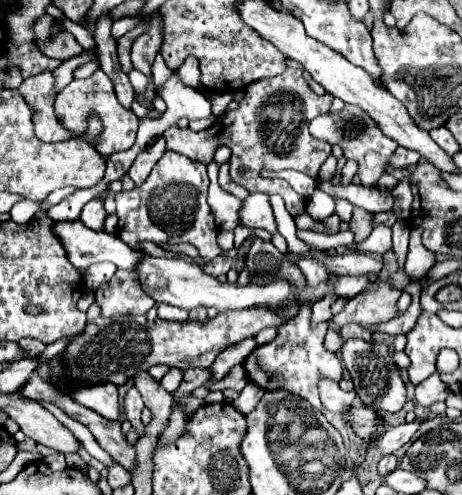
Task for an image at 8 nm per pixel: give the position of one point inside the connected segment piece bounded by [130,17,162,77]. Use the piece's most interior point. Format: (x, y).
(144, 50)

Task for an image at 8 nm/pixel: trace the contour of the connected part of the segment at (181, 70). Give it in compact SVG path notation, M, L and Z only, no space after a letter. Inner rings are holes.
M188 57L176 71L176 75L180 77L180 81L188 87L194 87L194 89L202 89L202 83L200 83L200 69L198 69L198 61L196 57Z

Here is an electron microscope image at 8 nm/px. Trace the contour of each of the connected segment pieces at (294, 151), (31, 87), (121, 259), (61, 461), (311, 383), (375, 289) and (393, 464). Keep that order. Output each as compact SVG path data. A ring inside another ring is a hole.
M284 69L284 73L272 79L260 79L256 83L250 83L238 107L228 115L222 115L218 121L214 121L212 127L200 133L194 133L190 129L178 129L176 125L172 125L164 133L166 151L180 151L190 159L198 159L200 163L208 165L218 145L232 147L230 177L242 187L246 179L238 177L240 167L256 173L262 169L270 169L270 171L296 169L296 171L306 171L316 179L320 165L328 159L328 155L332 155L332 145L314 139L308 133L308 125L314 117L330 111L332 99L334 97L328 93L316 95L310 89L310 85L304 81L300 69ZM298 113L302 113L302 121L294 123Z
M40 73L34 77L28 77L18 87L24 101L32 107L34 113L34 131L40 141L68 141L70 137L76 137L70 133L60 121L54 111L54 99L56 99L56 79L54 73Z
M56 221L52 225L52 233L62 241L66 253L68 253L68 259L70 263L80 269L80 271L86 271L88 265L92 263L100 263L100 261L112 261L118 269L128 269L132 271L134 265L142 259L142 253L134 251L132 247L128 247L118 235L110 235L110 233L104 233L104 231L94 231L94 229L88 229L82 221Z
M52 453L48 457L44 457L44 463L54 469L54 471L60 471L60 469L66 469L66 457L62 453Z
M304 307L296 319L288 319L288 323L278 327L278 335L274 341L256 347L244 361L244 371L248 375L248 381L254 385L266 389L266 391L292 391L294 395L300 395L312 407L322 411L320 395L318 395L318 385L320 379L332 379L340 381L342 379L342 361L324 349L324 335L328 331L328 321L322 321L318 325L312 325L312 307Z
M393 251L385 253L383 259L385 267L379 273L377 283L370 290L364 291L364 295L350 299L346 307L332 317L334 325L342 327L346 323L362 323L372 327L374 323L390 321L396 315L396 301L402 291L396 291L396 287L391 286L389 277L398 270L398 264Z
M384 455L384 457L380 459L380 463L378 463L378 473L380 473L380 477L384 477L386 473L394 471L396 467L398 467L396 455Z

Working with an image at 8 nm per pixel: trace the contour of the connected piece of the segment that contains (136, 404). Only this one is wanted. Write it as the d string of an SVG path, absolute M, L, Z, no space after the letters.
M130 387L124 397L124 403L122 403L122 413L124 413L124 419L132 423L132 429L138 431L140 437L144 435L144 423L140 419L142 409L144 409L144 403L142 403L140 393L136 391L136 387Z

